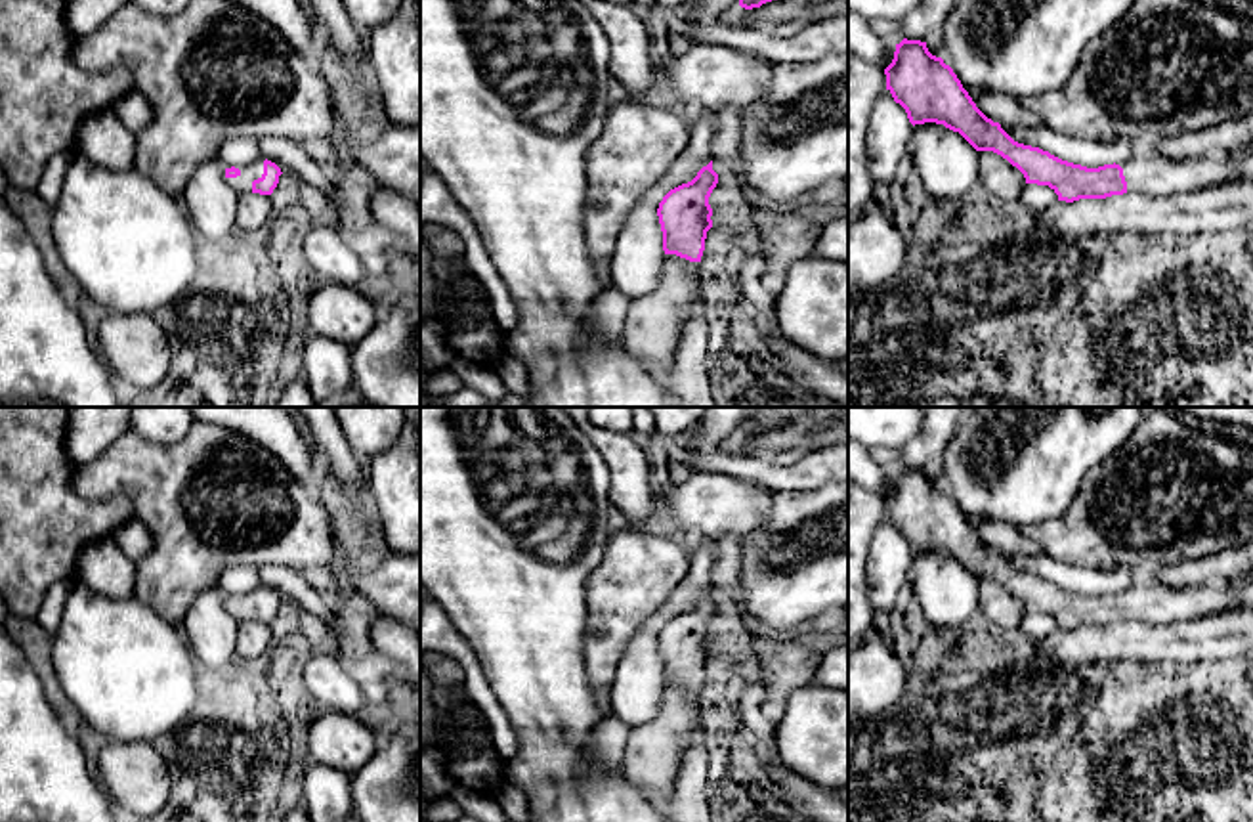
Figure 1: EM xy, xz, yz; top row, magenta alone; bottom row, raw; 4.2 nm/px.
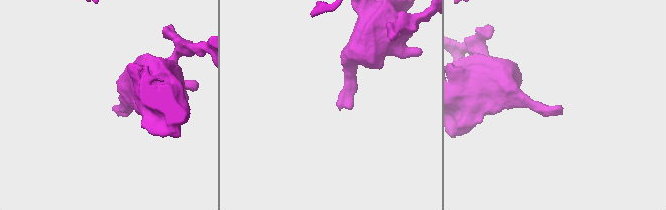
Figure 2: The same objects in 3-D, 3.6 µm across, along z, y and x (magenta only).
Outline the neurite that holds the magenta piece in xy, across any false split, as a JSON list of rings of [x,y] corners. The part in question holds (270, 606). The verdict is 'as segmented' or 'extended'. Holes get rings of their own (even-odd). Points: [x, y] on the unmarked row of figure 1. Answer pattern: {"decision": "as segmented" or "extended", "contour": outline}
{"decision": "extended", "contour": [[[244,564],[227,568],[218,587],[225,595],[227,612],[239,621],[260,621],[271,623],[279,612],[281,596],[267,589],[260,577],[258,570]]]}

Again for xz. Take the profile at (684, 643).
{"decision": "extended", "contour": [[[712,589],[697,604],[670,617],[659,631],[663,692],[657,715],[630,728],[623,753],[623,774],[644,797],[651,790],[672,790],[680,755],[703,725],[699,690],[712,656],[709,625],[718,612]]]}

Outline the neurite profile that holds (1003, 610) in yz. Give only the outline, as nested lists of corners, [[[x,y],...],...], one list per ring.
[[[980,579],[978,608],[999,638],[1020,631],[1026,616],[1024,602],[993,579]]]

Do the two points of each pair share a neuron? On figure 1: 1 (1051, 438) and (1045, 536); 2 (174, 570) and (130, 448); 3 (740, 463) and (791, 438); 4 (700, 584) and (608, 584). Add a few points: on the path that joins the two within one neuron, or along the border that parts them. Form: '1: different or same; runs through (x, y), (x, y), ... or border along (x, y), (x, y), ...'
1: different; border along (1078, 492), (1059, 517), (1019, 530)
2: same; runs through (174, 540), (172, 497), (153, 478)
3: different; border along (719, 448), (730, 454), (766, 455), (770, 459)
4: different; border along (692, 551), (686, 576), (650, 618)

